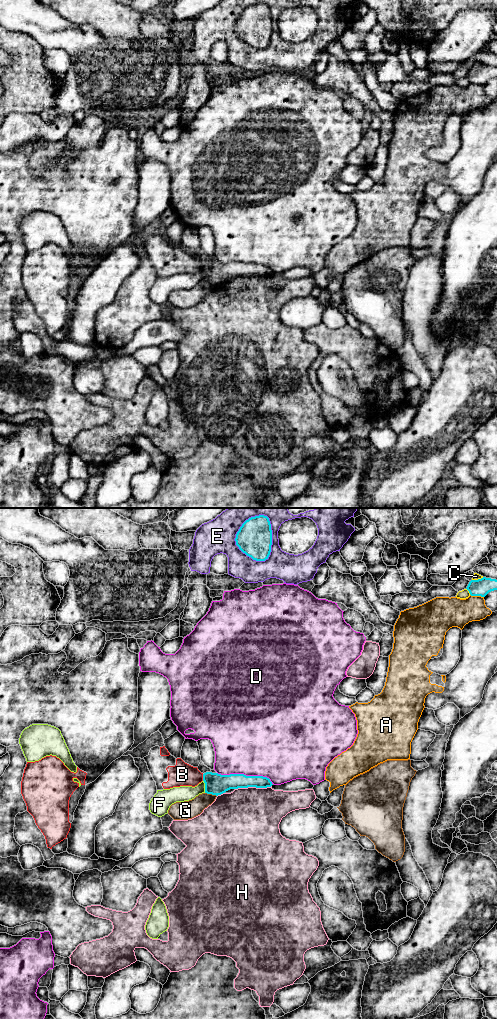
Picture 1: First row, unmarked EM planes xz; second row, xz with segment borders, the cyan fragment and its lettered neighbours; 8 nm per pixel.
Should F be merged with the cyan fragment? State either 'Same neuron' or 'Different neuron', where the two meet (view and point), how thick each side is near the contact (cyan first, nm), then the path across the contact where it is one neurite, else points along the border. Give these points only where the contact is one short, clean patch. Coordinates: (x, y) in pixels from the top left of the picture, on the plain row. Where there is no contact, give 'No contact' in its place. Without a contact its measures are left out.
Different neuron. Touches cyan at xz (205, 274). Thickness 180 nm (cyan) against 130 nm. Boundary: xz (203, 268), (205, 280)

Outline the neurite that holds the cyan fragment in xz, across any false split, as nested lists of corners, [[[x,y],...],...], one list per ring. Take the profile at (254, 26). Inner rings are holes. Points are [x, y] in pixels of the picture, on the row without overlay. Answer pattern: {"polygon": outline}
{"polygon": [[[264,3],[246,8],[236,22],[236,33],[256,49],[268,47],[272,33],[272,18],[269,6]]]}

